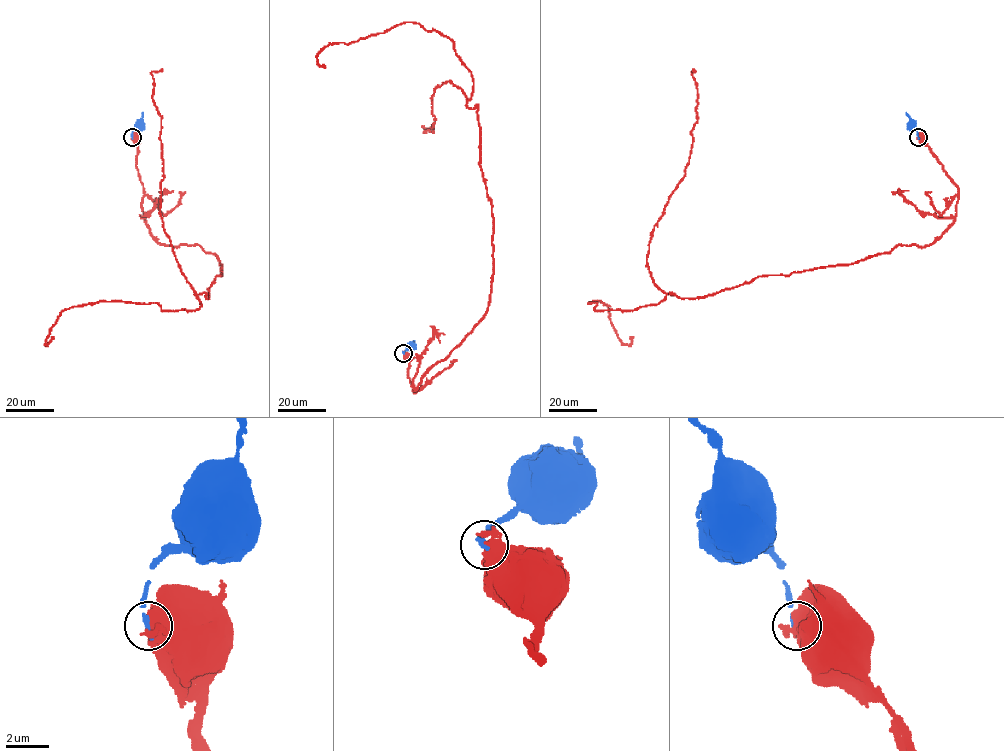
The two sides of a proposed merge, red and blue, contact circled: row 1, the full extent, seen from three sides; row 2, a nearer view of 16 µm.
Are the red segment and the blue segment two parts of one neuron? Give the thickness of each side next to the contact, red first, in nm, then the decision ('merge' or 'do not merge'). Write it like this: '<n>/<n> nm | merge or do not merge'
900/240 nm | do not merge

